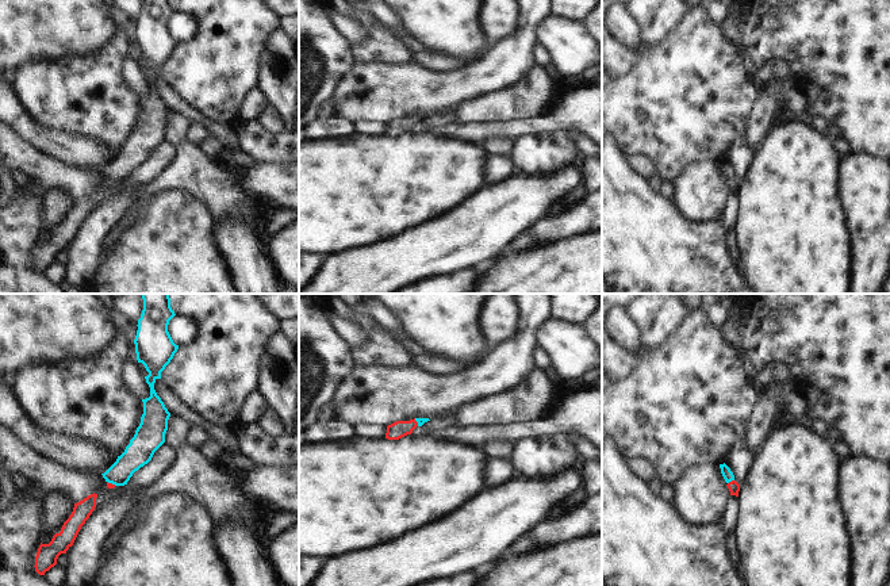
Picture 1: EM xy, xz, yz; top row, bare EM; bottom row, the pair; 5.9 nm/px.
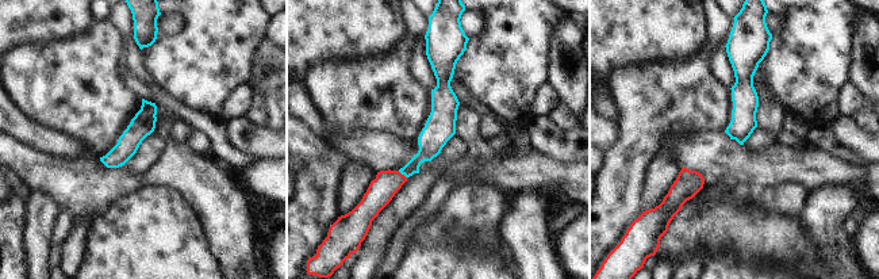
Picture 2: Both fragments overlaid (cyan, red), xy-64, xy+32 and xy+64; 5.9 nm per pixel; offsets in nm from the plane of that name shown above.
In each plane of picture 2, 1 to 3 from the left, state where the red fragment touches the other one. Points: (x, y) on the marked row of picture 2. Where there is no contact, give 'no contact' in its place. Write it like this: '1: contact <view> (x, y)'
1: no contact
2: contact xy+32 (402, 174)
3: no contact

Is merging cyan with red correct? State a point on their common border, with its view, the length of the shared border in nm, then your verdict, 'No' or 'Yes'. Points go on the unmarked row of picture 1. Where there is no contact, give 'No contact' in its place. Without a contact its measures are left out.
Touches cyan at yz (731, 177). Shared border 50 nm. Yes

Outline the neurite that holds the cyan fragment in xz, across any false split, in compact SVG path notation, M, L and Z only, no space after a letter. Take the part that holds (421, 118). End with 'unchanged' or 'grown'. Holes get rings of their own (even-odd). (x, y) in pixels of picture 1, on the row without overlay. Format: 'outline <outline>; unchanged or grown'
outline M414 115L410 118L396 118L387 123L385 135L399 137L407 131L411 131L417 123L422 123L429 115Z; grown

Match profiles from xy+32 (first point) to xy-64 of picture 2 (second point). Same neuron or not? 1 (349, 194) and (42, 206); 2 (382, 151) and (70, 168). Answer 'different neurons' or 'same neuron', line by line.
1: same neuron
2: different neurons

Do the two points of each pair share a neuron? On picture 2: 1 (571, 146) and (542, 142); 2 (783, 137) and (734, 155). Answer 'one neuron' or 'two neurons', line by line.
1: one neuron
2: two neurons

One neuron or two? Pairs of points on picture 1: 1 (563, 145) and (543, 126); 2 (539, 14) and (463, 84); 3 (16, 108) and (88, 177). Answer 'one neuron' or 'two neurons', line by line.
1: two neurons
2: one neuron
3: two neurons

